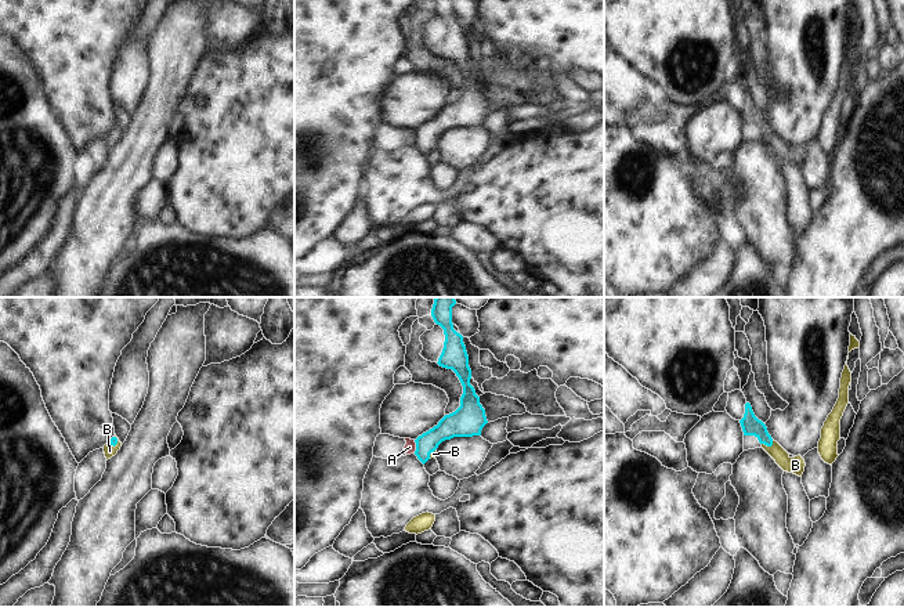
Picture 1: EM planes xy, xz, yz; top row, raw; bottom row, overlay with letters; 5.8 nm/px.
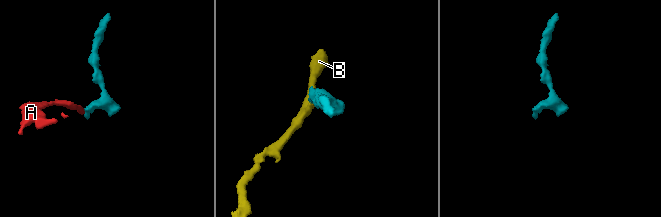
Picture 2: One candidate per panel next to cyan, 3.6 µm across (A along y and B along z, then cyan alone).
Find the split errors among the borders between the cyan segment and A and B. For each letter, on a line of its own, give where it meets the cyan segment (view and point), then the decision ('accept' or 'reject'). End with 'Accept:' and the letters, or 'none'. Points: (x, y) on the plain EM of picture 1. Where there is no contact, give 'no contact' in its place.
A: xz (416, 137) | reject
B: yz (769, 136) | accept
Accept: B

